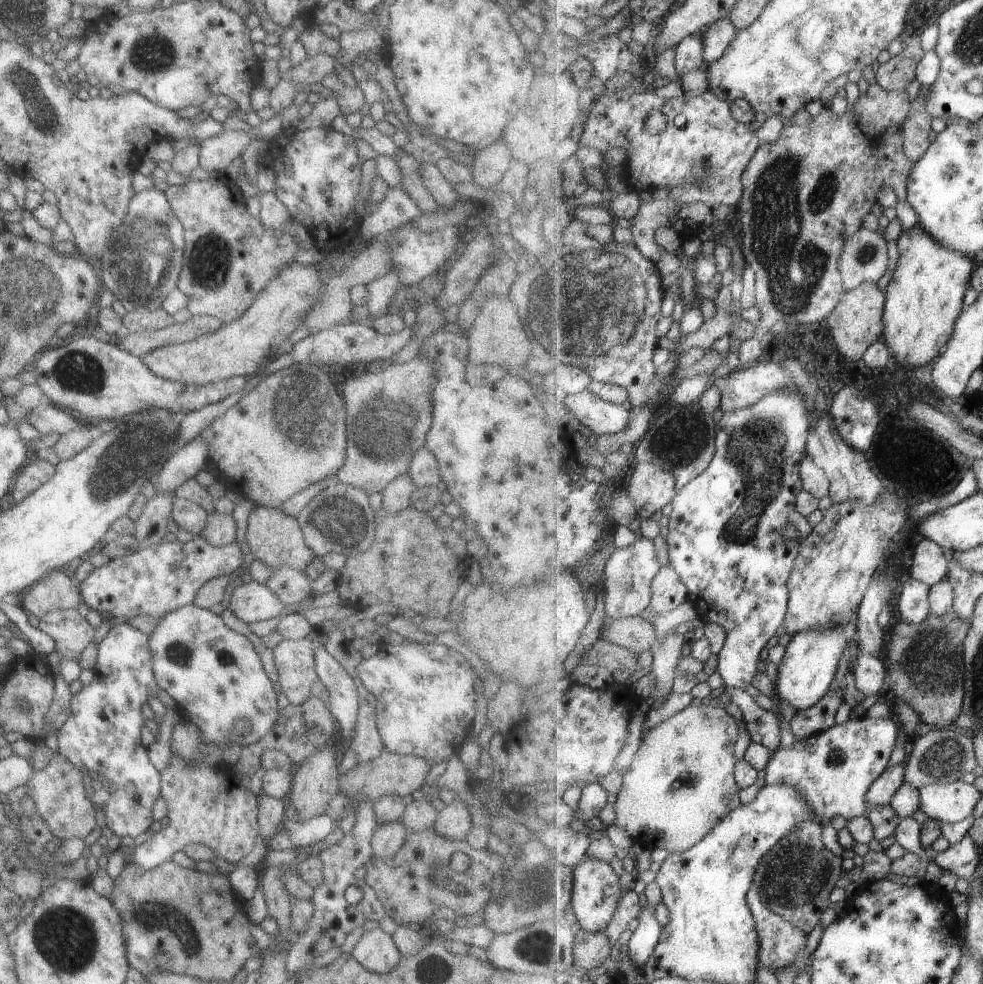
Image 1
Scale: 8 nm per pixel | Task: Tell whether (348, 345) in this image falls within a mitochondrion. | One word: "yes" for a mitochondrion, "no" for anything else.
no

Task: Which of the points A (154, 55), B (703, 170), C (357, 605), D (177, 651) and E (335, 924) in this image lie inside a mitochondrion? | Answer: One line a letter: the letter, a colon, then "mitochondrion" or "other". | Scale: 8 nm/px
A: mitochondrion
B: mitochondrion
C: other
D: mitochondrion
E: other

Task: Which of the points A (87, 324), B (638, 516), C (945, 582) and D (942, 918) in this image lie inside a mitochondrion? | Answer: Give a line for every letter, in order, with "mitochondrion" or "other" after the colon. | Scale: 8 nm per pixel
A: other
B: other
C: other
D: other

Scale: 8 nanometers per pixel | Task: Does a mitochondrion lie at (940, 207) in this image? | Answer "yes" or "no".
no

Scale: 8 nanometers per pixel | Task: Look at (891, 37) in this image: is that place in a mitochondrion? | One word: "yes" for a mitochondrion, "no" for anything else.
no

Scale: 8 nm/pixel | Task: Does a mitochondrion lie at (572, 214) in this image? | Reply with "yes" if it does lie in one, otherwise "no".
no

